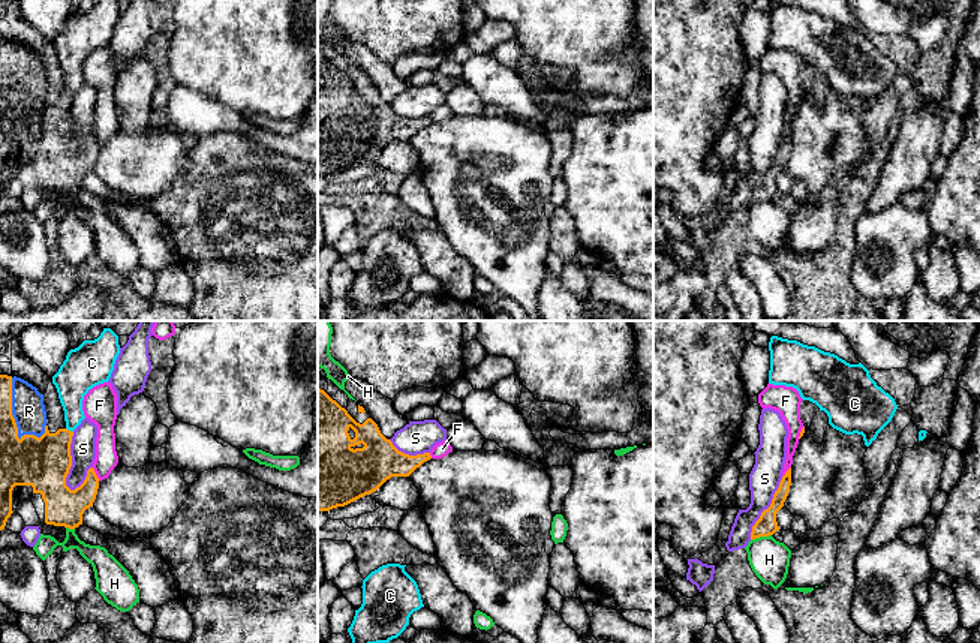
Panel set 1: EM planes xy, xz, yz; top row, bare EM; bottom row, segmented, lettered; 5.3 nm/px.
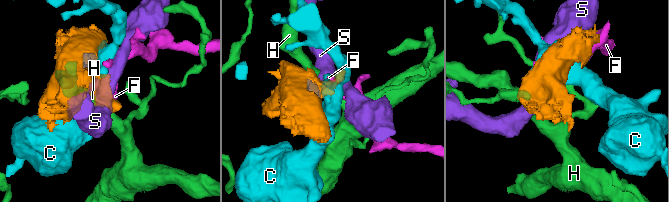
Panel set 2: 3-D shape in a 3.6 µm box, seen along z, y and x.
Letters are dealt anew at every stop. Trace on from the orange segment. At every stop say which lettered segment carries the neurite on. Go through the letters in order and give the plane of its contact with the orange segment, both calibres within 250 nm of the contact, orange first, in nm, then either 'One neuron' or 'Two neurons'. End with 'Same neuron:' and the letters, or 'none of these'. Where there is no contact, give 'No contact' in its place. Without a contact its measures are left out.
C: Touches orange in xy. Thickness 280 nm (orange) against 180 nm. Two neurons
F: Touches orange in xy. Thickness 220 nm (orange) against 120 nm. Two neurons
H: Touches orange in yz. Thickness 110 nm (orange) against 220 nm. Two neurons
R: Touches orange in xy. Thickness 260 nm (orange) against 180 nm. One neuron
S: Touches orange in xy. Thickness 280 nm (orange) against 140 nm. Two neurons
Same neuron: R

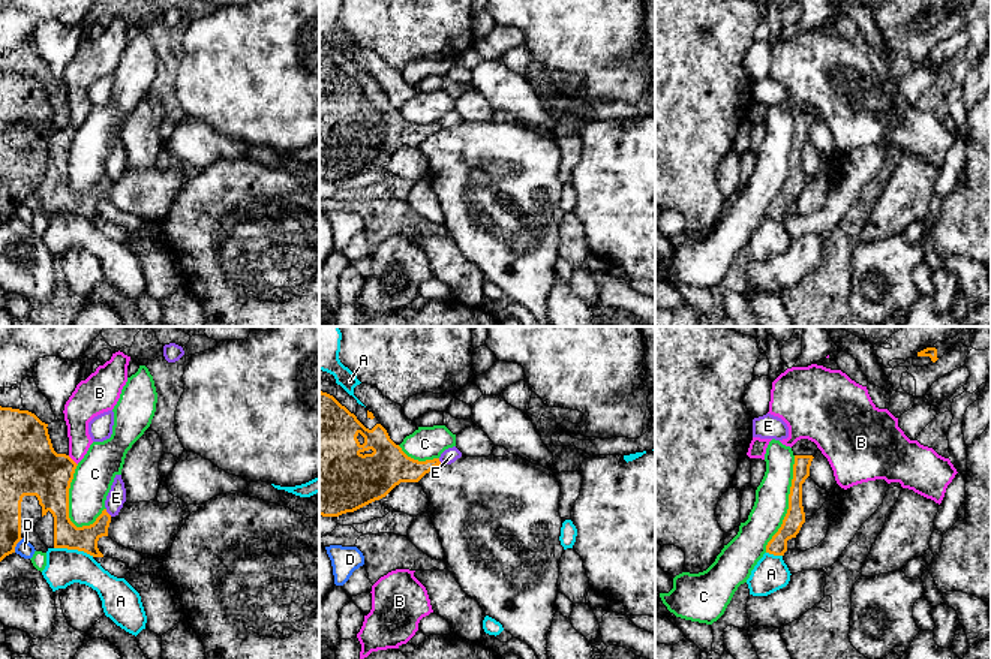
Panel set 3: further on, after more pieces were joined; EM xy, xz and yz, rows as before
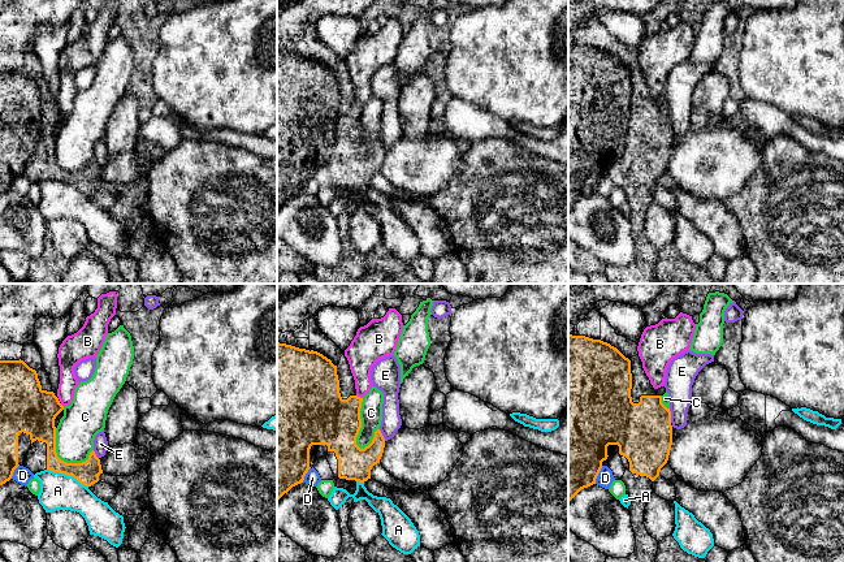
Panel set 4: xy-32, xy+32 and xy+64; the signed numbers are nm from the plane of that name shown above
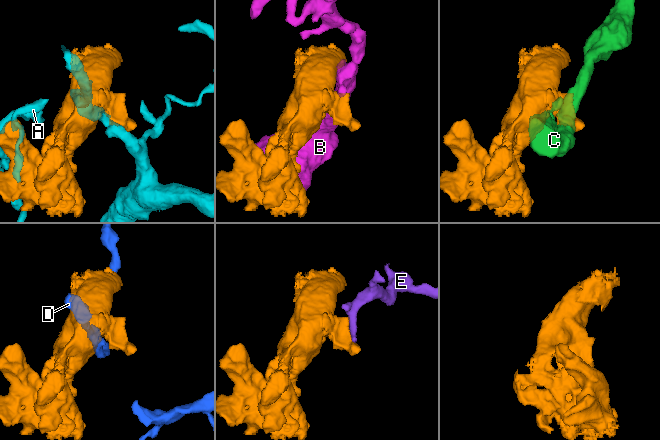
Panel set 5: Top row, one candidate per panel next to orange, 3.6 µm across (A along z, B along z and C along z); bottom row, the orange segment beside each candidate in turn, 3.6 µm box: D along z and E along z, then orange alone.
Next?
A: Touches orange in xy. Thickness 140 nm (orange) against 190 nm. Two neurons
B: Touches orange in xy. Thickness 320 nm (orange) against 140 nm. Two neurons
C: Touches orange in yz. Thickness 110 nm (orange) against 180 nm. Two neurons
D: Touches orange in xy. Thickness 120 nm (orange) against 90 nm. Two neurons
E: Touches orange in xy. Thickness 140 nm (orange) against 100 nm. Two neurons
Same neuron: none of these

